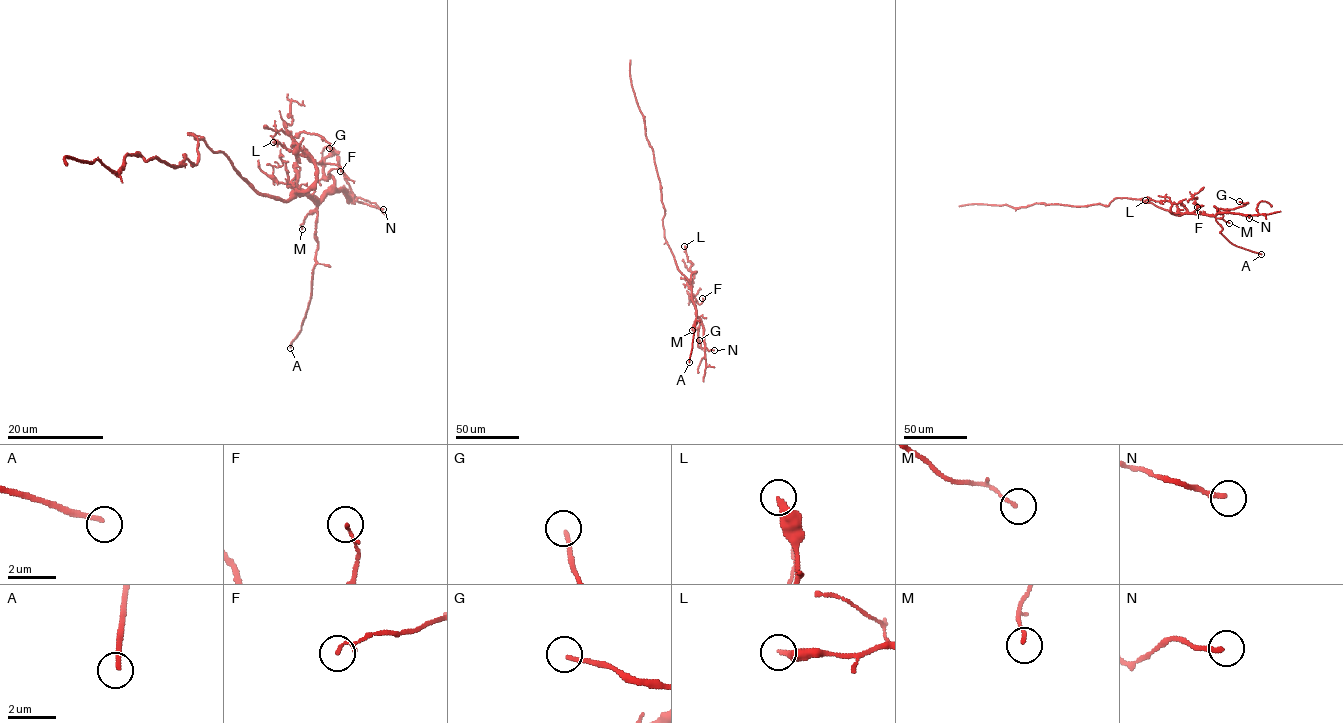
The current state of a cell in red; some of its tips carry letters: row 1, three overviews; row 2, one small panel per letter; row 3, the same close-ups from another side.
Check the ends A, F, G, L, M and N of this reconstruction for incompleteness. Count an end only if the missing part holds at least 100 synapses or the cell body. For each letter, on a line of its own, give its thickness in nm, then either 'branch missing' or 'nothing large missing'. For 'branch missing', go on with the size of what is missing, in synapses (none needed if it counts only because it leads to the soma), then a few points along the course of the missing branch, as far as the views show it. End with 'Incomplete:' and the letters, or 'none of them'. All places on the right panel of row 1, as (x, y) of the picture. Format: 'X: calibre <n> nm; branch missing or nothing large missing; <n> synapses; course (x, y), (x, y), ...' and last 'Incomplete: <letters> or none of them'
A: calibre 190 nm; branch missing; course (1261, 254), (1299, 265)
F: calibre 120 nm; nothing large missing
G: calibre 170 nm; nothing large missing
L: calibre 280 nm; nothing large missing
M: calibre 120 nm; nothing large missing
N: calibre 200 nm; nothing large missing
Incomplete: A

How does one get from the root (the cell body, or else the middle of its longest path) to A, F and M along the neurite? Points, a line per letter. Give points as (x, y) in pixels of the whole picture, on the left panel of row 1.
A: (190, 134), (221, 152), (257, 191), (281, 200), (300, 193), (315, 201), (311, 296), (290, 348)
F: (190, 134), (221, 152), (257, 191), (281, 200), (299, 193), (298, 154), (335, 164), (340, 171)
M: (190, 134), (221, 152), (257, 191), (281, 200), (300, 193), (314, 200), (316, 211), (305, 217), (302, 229)

